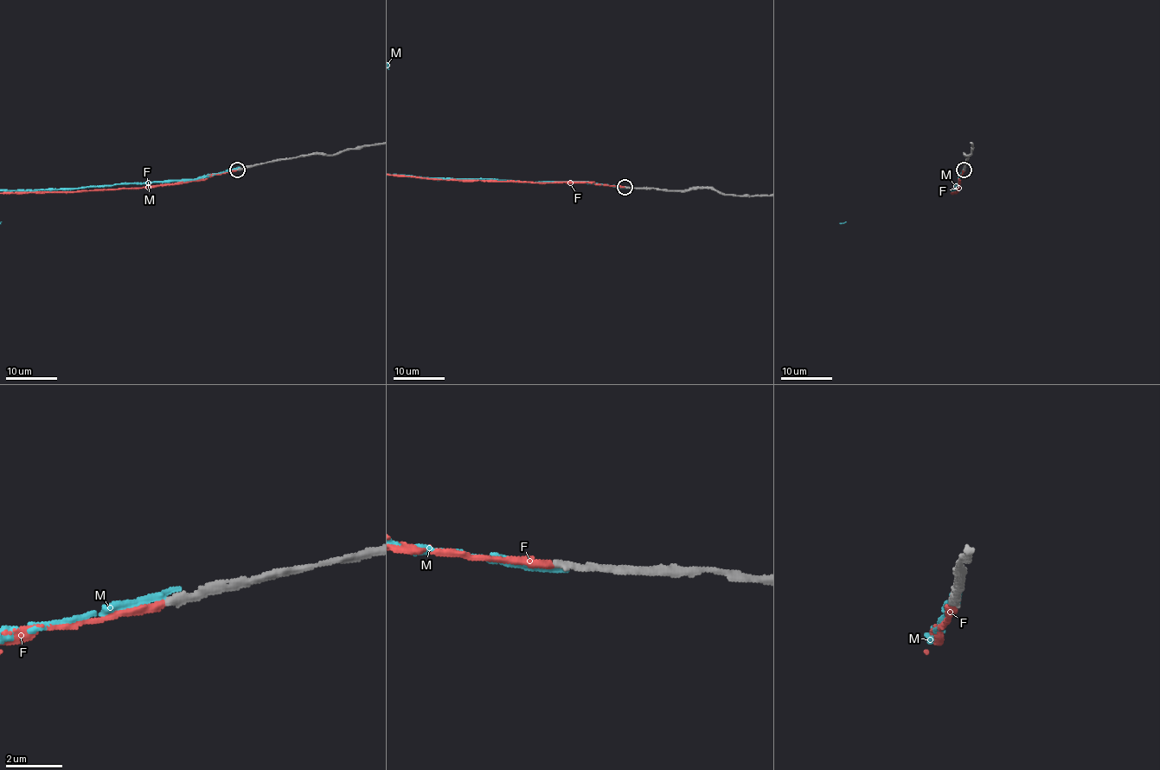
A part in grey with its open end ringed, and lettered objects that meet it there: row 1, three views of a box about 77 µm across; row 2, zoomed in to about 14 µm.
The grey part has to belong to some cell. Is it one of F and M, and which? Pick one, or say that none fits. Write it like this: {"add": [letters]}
{"add": ["F"]}

